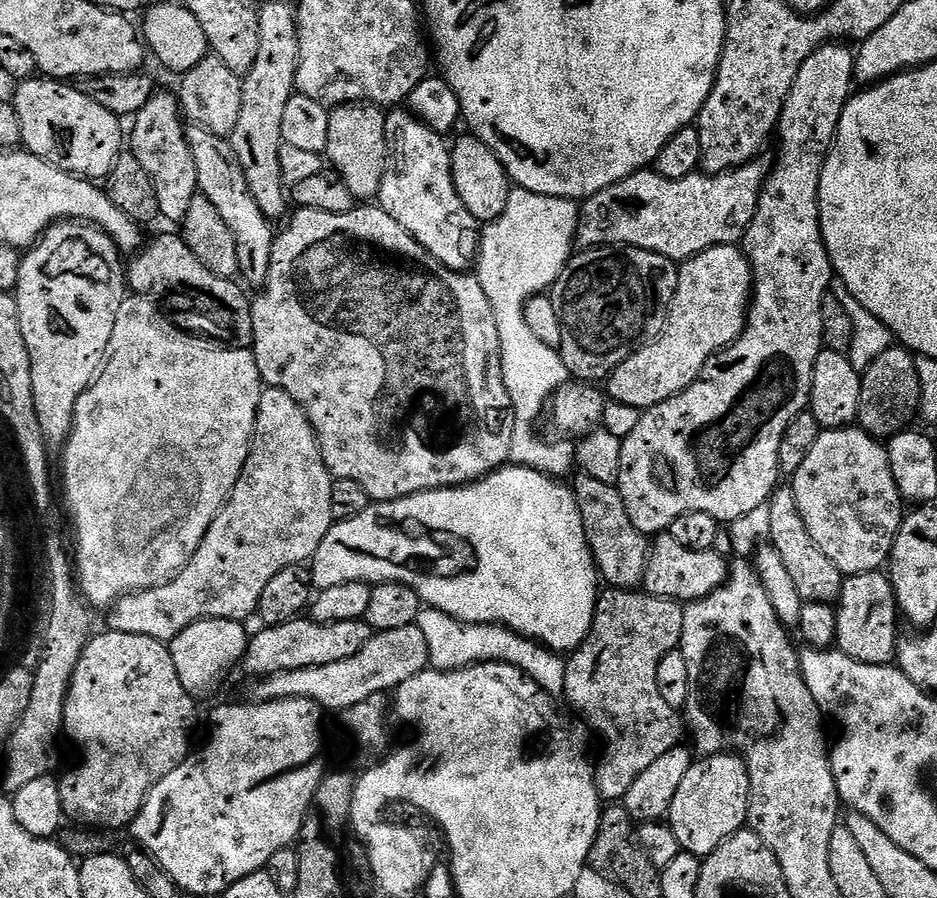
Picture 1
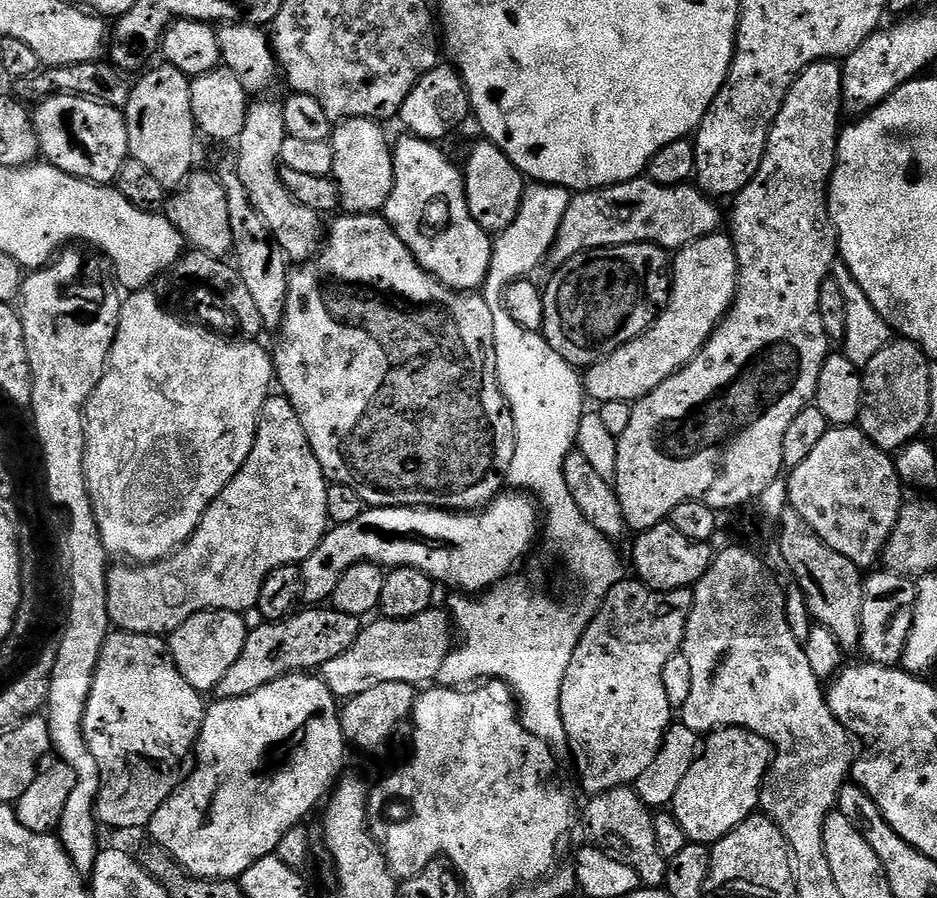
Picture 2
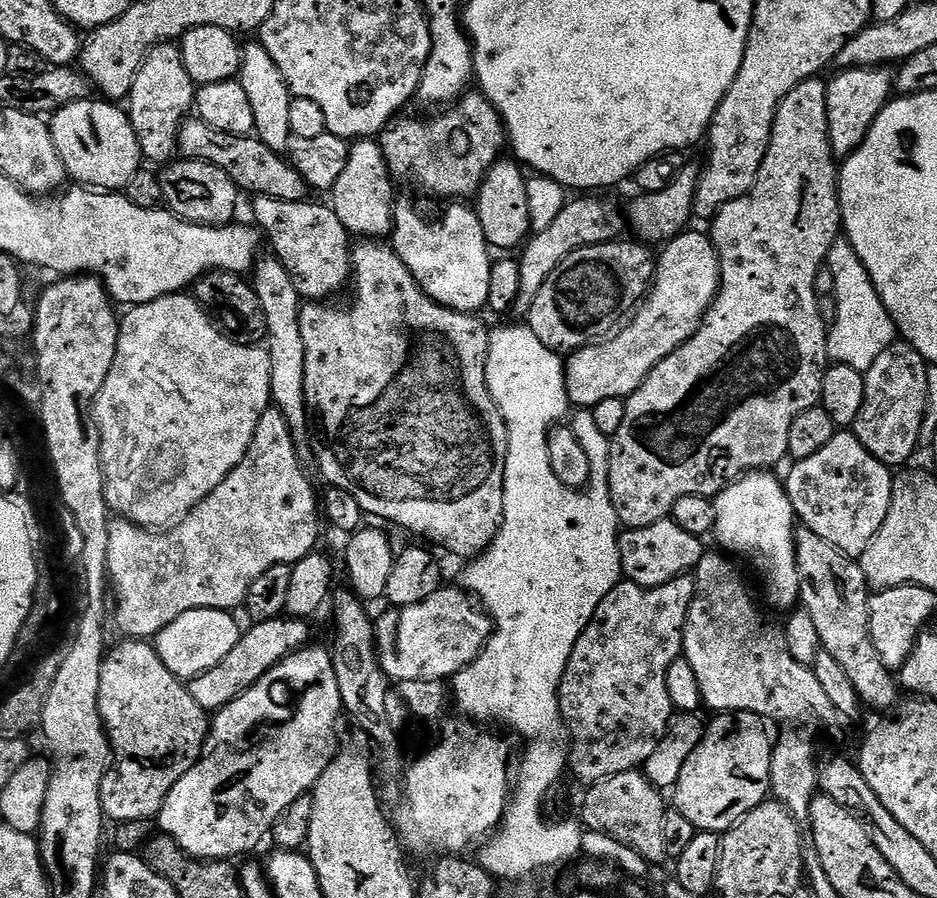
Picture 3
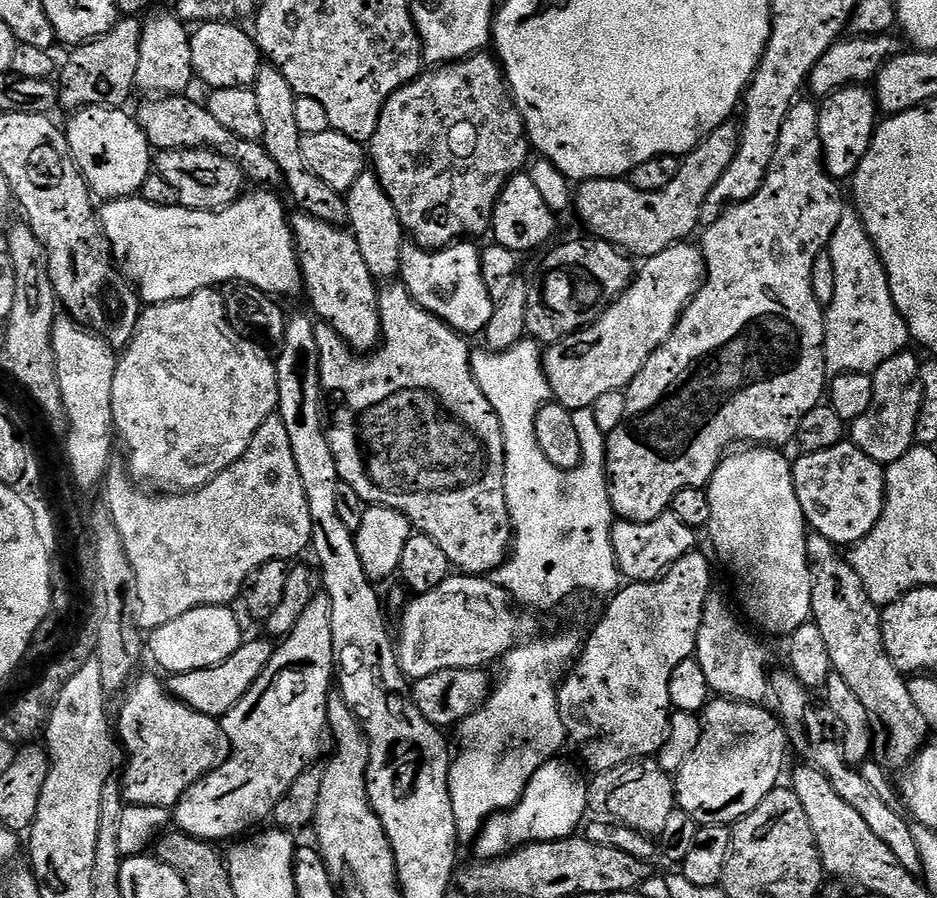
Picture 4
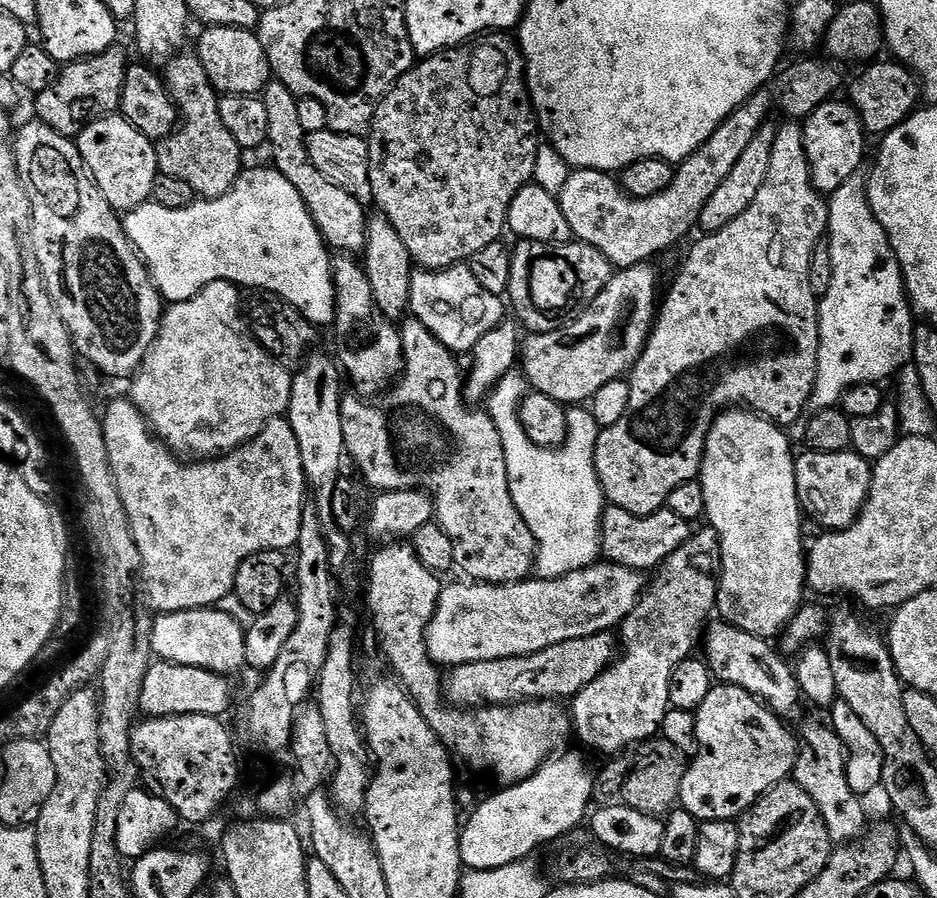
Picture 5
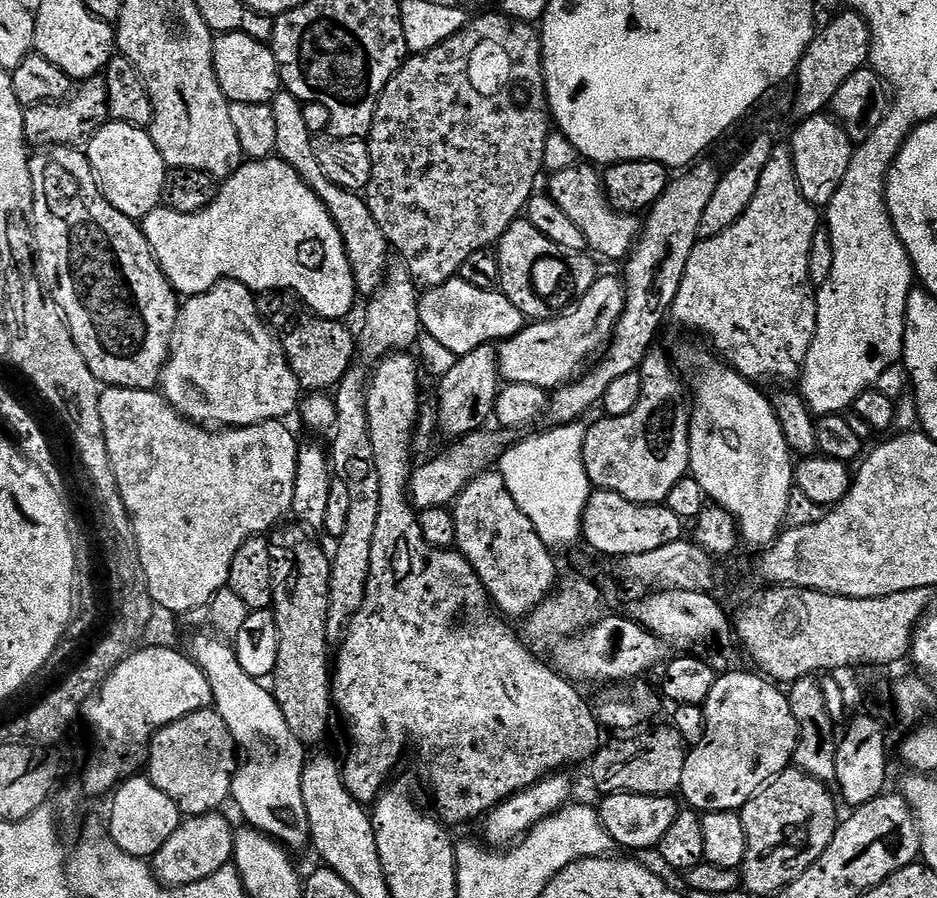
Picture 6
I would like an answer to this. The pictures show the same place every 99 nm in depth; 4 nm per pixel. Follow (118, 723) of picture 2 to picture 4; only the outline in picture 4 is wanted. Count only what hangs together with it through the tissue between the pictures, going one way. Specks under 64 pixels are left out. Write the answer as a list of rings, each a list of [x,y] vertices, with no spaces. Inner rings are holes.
[[[137,675],[123,693],[124,705],[120,708],[118,736],[122,748],[128,751],[128,765],[122,775],[122,795],[128,804],[138,806],[158,806],[169,810],[175,809],[176,803],[184,797],[186,790],[220,767],[228,758],[232,744],[224,732],[223,723],[215,716],[207,716],[182,701],[168,691],[165,681],[156,676]]]

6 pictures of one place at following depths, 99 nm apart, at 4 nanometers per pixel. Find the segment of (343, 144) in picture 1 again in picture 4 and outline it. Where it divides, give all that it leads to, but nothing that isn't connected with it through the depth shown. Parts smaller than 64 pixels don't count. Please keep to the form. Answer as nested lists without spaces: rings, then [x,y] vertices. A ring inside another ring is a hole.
[[[366,170],[350,186],[346,193],[348,202],[348,224],[354,239],[358,242],[358,250],[362,250],[362,259],[370,274],[377,282],[392,282],[399,277],[402,262],[402,246],[406,243],[406,233],[398,218],[398,210],[394,210],[394,202],[382,190],[375,171]]]

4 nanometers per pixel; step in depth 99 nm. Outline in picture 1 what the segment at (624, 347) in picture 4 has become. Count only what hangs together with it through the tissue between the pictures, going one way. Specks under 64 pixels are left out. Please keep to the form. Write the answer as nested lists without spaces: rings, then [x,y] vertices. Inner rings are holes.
[[[714,246],[679,265],[680,277],[664,328],[651,344],[642,347],[608,376],[606,396],[613,404],[641,410],[674,398],[700,379],[700,372],[715,352],[728,348],[744,332],[754,277],[743,247]]]

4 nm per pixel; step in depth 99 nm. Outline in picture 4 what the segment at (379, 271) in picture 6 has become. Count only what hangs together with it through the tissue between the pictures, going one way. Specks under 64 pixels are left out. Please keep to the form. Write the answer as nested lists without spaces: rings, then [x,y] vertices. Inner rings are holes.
[[[265,63],[260,69],[254,85],[254,91],[258,98],[258,110],[262,113],[262,130],[264,149],[278,162],[278,170],[283,183],[288,184],[288,192],[292,200],[297,204],[299,211],[305,216],[313,216],[322,222],[330,222],[341,226],[348,224],[348,202],[338,190],[326,186],[322,178],[318,178],[304,166],[304,159],[300,153],[300,131],[298,122],[294,119],[294,102],[296,91],[282,78],[282,74],[274,65]]]

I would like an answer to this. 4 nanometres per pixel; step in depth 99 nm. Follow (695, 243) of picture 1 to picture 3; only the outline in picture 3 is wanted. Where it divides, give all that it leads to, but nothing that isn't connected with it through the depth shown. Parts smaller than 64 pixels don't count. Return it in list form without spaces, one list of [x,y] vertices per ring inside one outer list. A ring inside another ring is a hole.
[[[596,194],[581,196],[584,196],[581,200],[569,199],[562,214],[558,214],[558,218],[554,218],[554,222],[546,226],[546,230],[536,232],[519,253],[522,282],[518,289],[514,312],[515,315],[520,315],[520,318],[527,317],[530,306],[534,306],[534,298],[538,298],[538,290],[546,286],[546,278],[550,278],[550,274],[554,274],[554,270],[558,270],[558,266],[562,266],[562,262],[566,262],[566,258],[570,258],[574,250],[608,244],[611,240],[619,240],[625,235],[626,216],[621,209],[619,212],[610,201],[599,200],[596,197],[599,195]]]

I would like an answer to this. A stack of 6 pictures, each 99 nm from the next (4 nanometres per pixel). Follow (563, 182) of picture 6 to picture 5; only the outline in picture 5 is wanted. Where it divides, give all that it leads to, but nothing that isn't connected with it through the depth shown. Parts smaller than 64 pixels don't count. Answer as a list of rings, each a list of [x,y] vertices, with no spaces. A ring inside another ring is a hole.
[[[800,58],[797,64],[790,65],[788,69],[785,67],[771,83],[758,89],[750,98],[746,98],[746,102],[742,102],[738,110],[731,112],[722,122],[722,126],[718,126],[718,130],[714,130],[714,134],[710,134],[710,138],[702,146],[698,146],[694,155],[689,156],[676,168],[676,177],[670,182],[670,186],[666,186],[662,194],[654,194],[654,198],[632,198],[621,188],[619,179],[607,172],[589,168],[573,170],[570,178],[566,178],[566,186],[562,186],[558,197],[562,214],[570,226],[573,237],[579,243],[594,246],[594,250],[606,254],[606,258],[616,270],[655,261],[654,258],[659,252],[674,247],[691,228],[695,229],[699,225],[702,206],[710,202],[710,197],[714,195],[714,190],[718,190],[718,186],[722,186],[726,174],[734,170],[734,165],[738,158],[742,158],[746,146],[750,146],[754,134],[758,134],[760,127],[769,123],[771,116],[768,115],[775,110],[776,100],[780,100],[780,108],[788,115],[785,117],[789,121],[803,122],[807,116],[814,114],[814,110],[818,110],[818,106],[822,106],[839,93],[836,91],[844,84],[844,76],[839,72],[841,69],[831,59],[812,59],[816,58]]]

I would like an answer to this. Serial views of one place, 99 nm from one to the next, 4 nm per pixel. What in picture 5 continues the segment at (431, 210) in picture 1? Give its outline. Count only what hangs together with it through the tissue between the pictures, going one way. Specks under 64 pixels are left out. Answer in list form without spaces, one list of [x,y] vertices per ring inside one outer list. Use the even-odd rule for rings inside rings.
[[[467,266],[444,268],[441,272],[413,271],[408,306],[414,319],[454,354],[471,353],[478,338],[490,334],[505,319],[504,308],[506,312],[505,301],[490,294],[490,290],[482,290]]]

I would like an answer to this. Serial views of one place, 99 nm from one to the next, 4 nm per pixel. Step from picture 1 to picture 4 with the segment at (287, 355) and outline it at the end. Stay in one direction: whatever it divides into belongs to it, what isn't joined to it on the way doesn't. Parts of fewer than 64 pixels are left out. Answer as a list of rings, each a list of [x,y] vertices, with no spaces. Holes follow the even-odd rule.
[[[402,282],[385,283],[379,289],[379,294],[382,339],[380,347],[371,354],[353,352],[352,347],[329,324],[320,322],[315,325],[316,341],[320,347],[320,390],[330,401],[330,423],[326,431],[340,479],[346,486],[354,486],[354,494],[358,494],[358,498],[362,498],[365,504],[369,506],[381,504],[398,510],[407,520],[412,521],[413,529],[417,533],[434,538],[434,542],[442,546],[446,558],[450,558],[453,569],[469,576],[495,573],[496,569],[503,566],[504,561],[508,559],[512,547],[512,519],[510,510],[506,506],[504,485],[504,439],[502,426],[498,422],[498,414],[494,410],[492,401],[486,398],[486,394],[482,394],[472,373],[474,356],[468,353],[469,341],[461,333],[455,332],[446,322],[442,322],[434,314],[418,306],[418,302]]]

